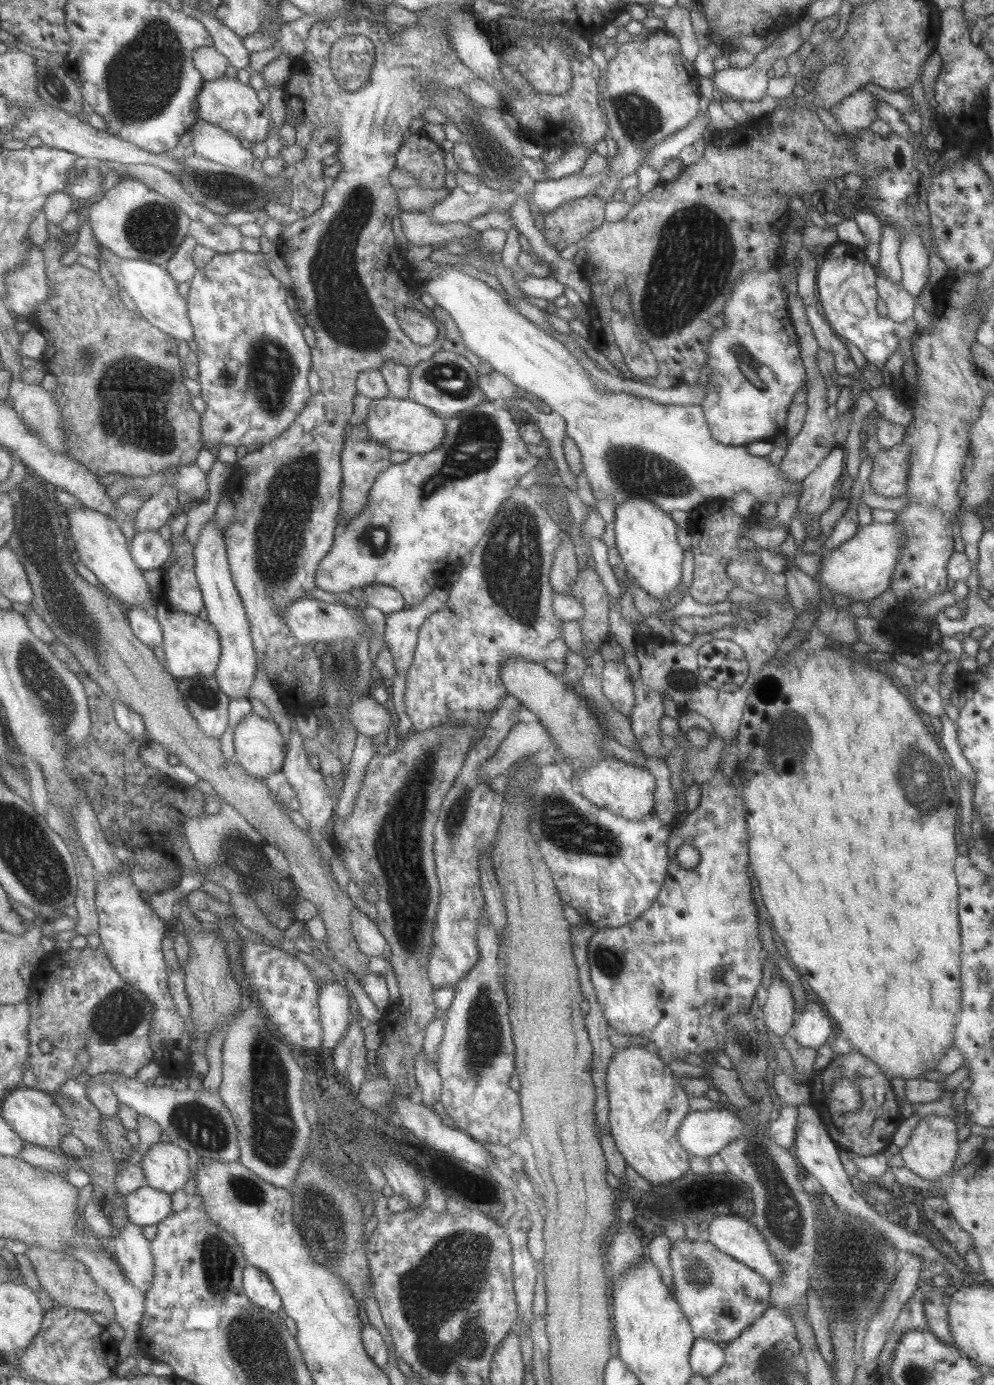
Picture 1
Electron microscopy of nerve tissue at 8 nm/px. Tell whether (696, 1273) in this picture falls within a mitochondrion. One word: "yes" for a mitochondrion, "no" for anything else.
yes

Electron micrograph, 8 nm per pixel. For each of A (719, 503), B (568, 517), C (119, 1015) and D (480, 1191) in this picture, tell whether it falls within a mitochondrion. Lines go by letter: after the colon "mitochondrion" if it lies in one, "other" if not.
A: other
B: other
C: mitochondrion
D: other

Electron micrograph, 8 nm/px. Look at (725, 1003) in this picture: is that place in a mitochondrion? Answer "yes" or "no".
yes

